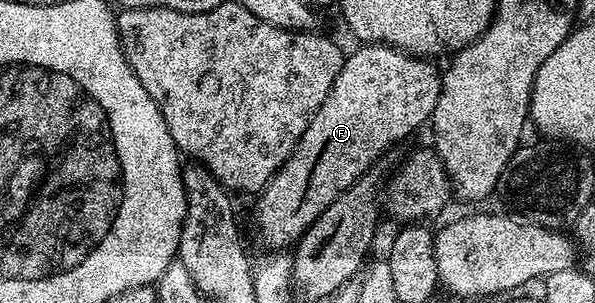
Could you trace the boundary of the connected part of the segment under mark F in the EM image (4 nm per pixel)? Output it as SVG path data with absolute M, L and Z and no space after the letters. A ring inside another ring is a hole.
M369 43L367 45L357 46L357 51L347 56L342 65L342 69L338 73L338 77L334 81L334 85L330 89L330 93L326 97L326 101L322 101L322 105L318 109L318 113L314 113L314 117L310 121L310 125L306 125L306 133L302 133L302 137L298 141L298 145L292 150L292 156L285 161L280 167L274 178L265 185L264 190L255 196L256 199L256 231L260 234L262 242L266 243L266 247L270 249L286 249L295 244L303 235L305 229L315 221L323 211L333 203L338 196L346 189L350 189L350 185L354 185L364 175L369 174L373 170L372 167L376 163L379 155L384 155L391 149L395 143L403 141L407 135L412 135L420 126L427 124L431 120L434 113L434 105L438 105L438 93L440 92L441 68L435 67L435 62L429 61L427 58L418 55L407 55L405 51L399 51L396 47L388 47L385 43Z

